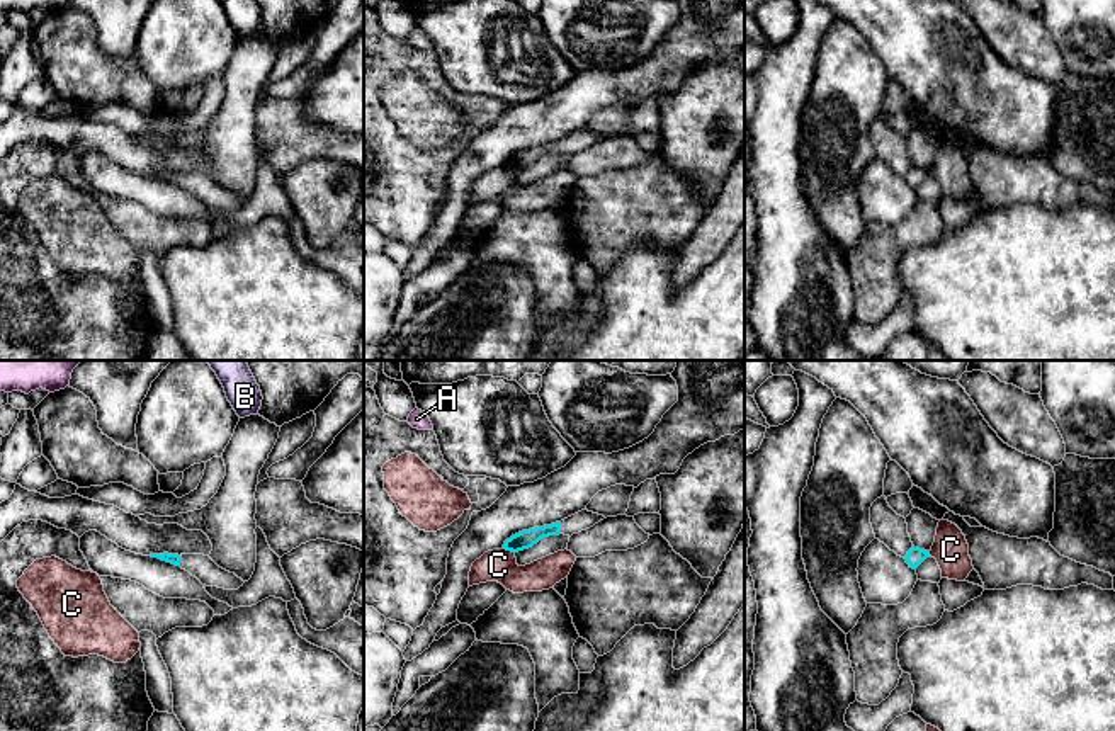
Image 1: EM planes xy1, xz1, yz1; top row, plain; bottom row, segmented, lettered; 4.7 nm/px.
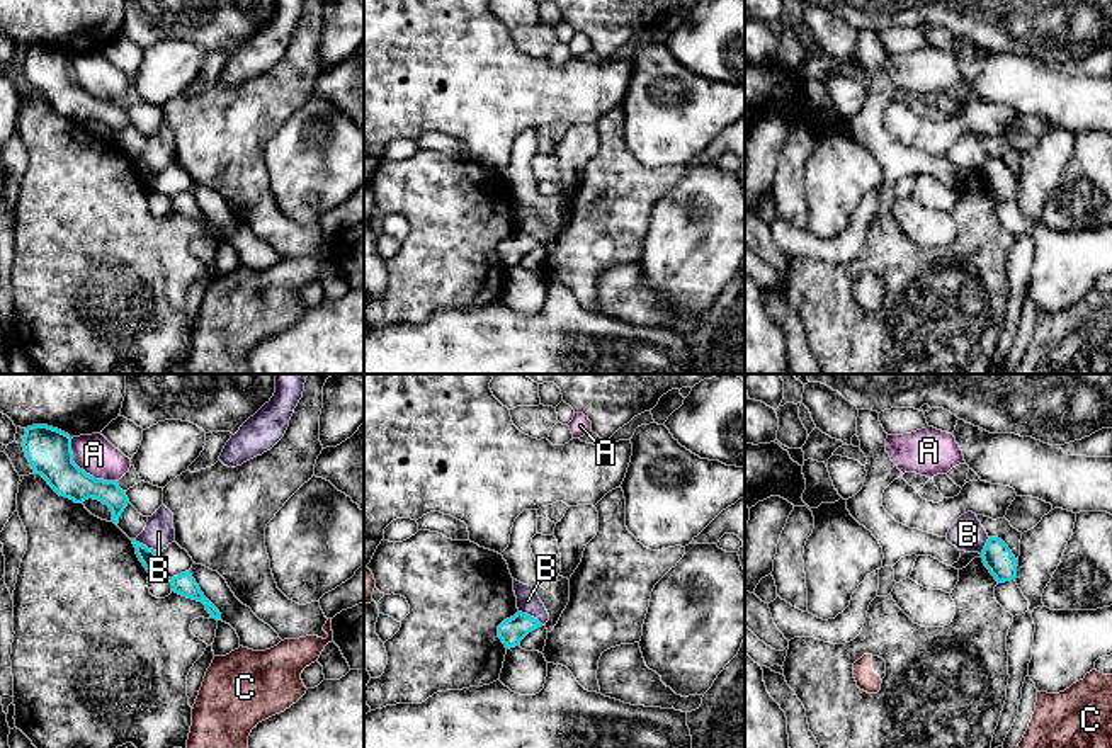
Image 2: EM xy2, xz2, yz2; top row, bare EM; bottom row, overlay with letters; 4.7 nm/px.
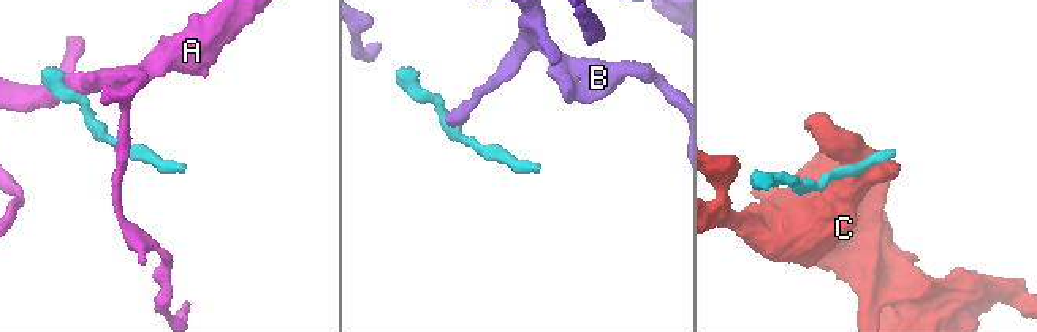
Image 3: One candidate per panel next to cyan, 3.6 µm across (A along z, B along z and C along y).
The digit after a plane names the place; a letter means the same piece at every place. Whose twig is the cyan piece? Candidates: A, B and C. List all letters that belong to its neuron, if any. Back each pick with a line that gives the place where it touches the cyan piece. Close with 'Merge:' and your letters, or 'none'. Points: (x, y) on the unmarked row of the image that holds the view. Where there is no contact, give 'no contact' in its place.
Merge: none

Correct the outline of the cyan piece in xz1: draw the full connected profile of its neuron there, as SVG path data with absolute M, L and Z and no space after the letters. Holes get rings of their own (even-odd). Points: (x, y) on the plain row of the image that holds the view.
M581 129L581 131L568 136L561 141L522 150L522 151L512 155L510 158L507 158L503 163L503 168L512 170L512 172L518 172L518 170L532 167L541 158L549 156L549 155L564 153L564 155L571 156L573 153L578 153L581 150L593 146L595 143L598 143L603 138L605 138L603 134L598 134L598 133L593 133L588 129Z

